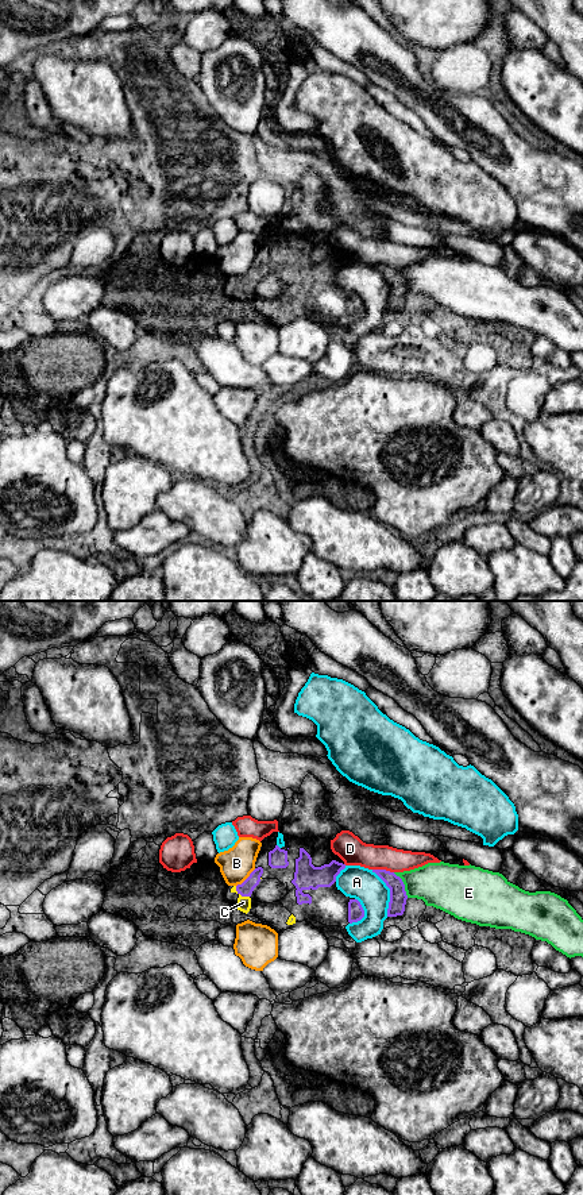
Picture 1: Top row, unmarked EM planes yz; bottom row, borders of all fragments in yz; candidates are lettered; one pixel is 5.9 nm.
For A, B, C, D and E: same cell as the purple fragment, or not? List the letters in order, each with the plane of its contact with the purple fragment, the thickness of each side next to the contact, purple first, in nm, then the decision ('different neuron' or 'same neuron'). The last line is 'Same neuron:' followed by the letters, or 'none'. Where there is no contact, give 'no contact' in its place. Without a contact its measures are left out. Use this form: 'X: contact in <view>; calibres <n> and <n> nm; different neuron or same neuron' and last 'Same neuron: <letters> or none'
A: contact in yz; calibres 100 and 190 nm; different neuron
B: contact in yz; calibres 90 and 200 nm; different neuron
C: contact in yz; calibres 90 and 80 nm; same neuron
D: contact in yz; calibres 100 and 170 nm; different neuron
E: contact in yz; calibres 100 and 280 nm; different neuron
Same neuron: C

